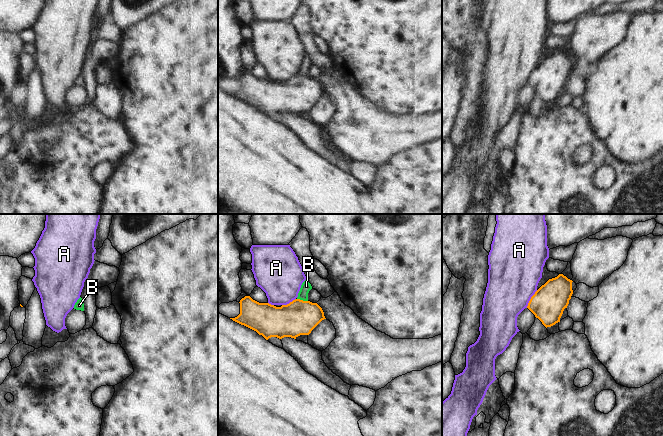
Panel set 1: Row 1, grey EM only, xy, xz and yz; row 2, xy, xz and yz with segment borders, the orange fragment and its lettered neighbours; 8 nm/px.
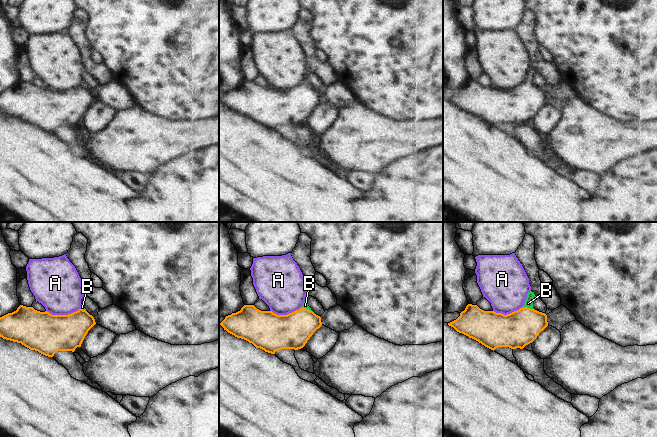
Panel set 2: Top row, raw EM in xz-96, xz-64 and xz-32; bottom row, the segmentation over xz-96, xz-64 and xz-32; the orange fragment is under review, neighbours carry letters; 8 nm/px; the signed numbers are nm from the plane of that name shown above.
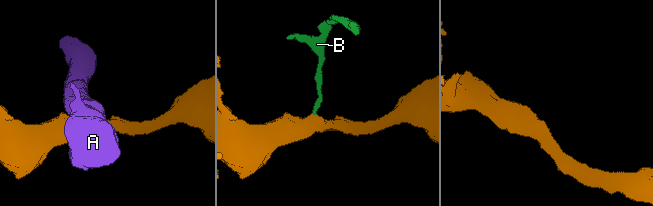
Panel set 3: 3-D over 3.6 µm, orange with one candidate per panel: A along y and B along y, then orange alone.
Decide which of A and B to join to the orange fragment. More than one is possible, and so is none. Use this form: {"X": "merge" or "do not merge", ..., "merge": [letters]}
{"A": "do not merge", "B": "merge", "merge": ["B"]}

